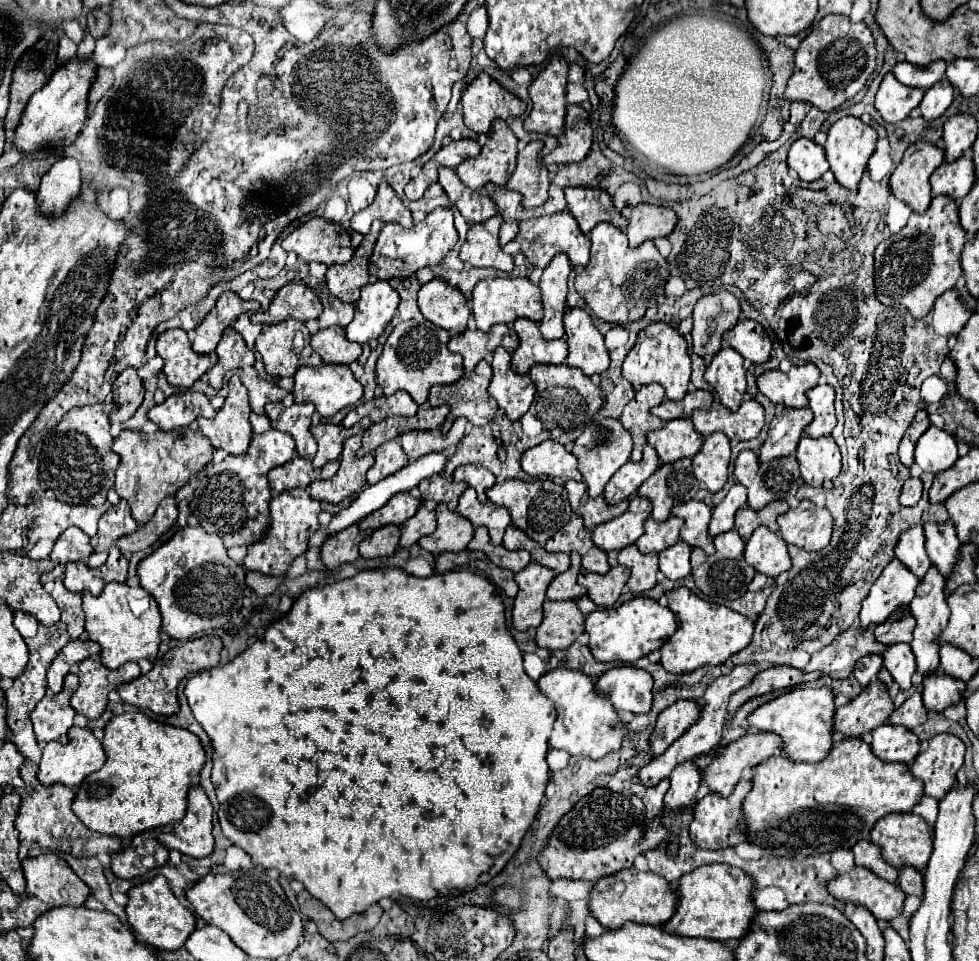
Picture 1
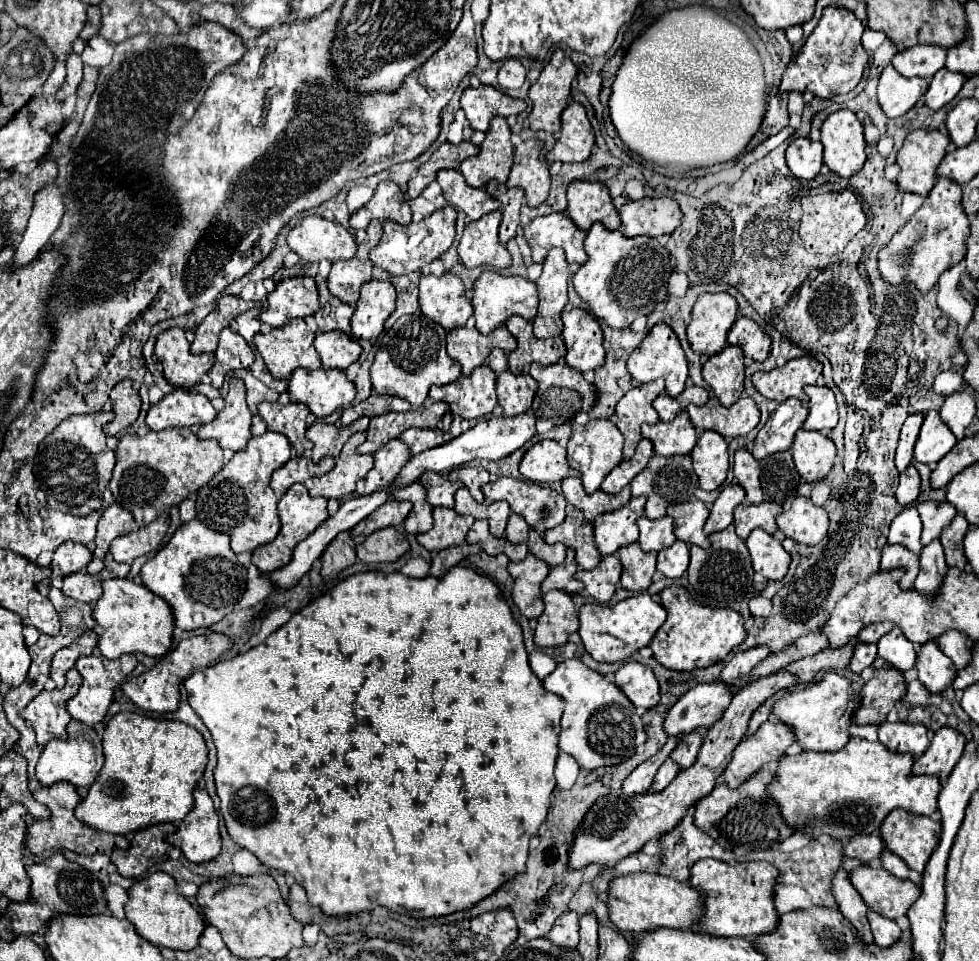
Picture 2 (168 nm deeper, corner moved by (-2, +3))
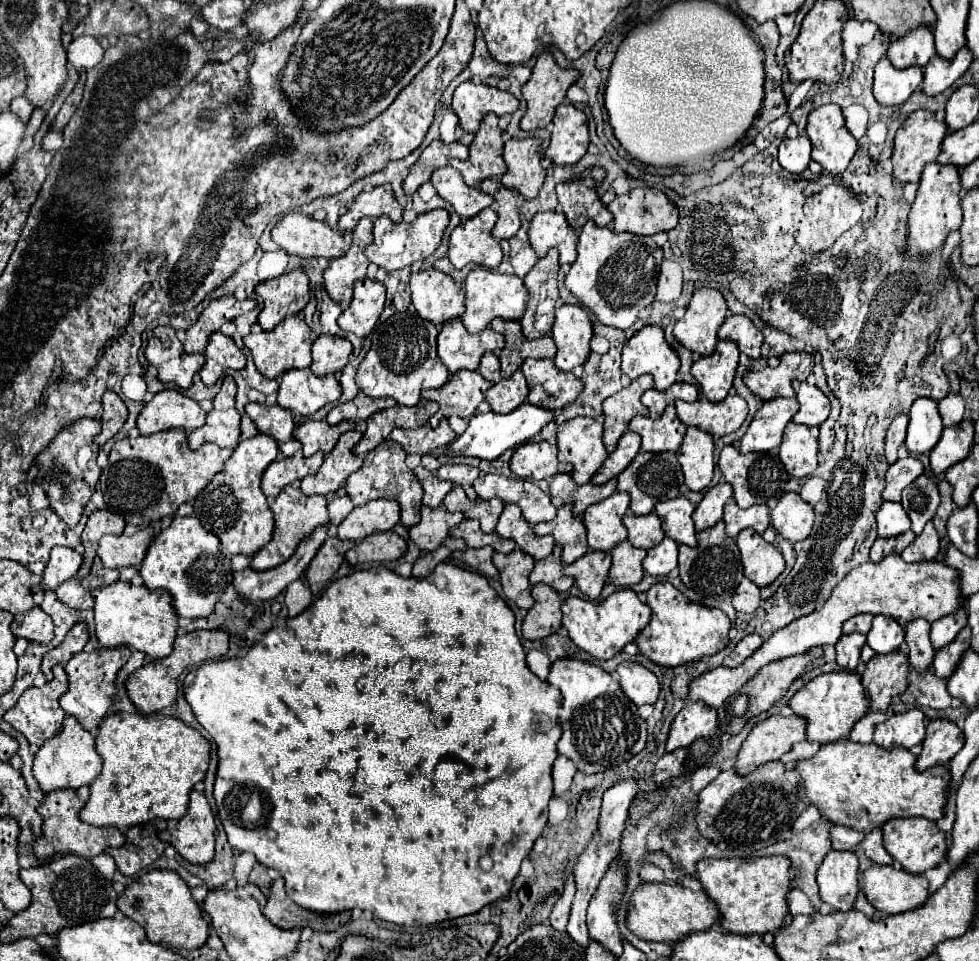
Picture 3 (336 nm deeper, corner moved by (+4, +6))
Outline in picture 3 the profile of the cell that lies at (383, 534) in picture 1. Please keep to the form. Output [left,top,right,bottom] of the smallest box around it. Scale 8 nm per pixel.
[345,532,407,564]

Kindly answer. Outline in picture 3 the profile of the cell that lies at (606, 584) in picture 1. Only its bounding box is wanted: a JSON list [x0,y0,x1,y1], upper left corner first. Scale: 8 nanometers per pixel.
[563,550,611,598]

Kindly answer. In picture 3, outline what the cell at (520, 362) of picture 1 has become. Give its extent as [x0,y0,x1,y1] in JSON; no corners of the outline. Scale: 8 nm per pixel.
[491,318,557,378]

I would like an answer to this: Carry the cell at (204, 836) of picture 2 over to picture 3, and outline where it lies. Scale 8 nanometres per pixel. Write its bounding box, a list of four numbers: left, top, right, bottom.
[158,790,215,864]

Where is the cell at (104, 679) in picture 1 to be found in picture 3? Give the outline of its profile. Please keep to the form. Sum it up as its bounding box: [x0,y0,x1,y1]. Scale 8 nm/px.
[61,648,131,730]

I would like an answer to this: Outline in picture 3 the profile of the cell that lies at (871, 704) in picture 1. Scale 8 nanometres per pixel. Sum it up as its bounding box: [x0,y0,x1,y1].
[861,650,909,712]

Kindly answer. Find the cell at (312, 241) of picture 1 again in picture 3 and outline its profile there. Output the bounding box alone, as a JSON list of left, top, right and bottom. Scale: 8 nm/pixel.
[273,212,347,258]

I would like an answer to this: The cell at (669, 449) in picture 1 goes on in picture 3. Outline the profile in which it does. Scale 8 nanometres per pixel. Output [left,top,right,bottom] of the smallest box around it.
[629,406,687,452]

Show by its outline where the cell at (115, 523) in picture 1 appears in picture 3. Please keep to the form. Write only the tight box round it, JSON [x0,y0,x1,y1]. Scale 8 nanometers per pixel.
[77,510,125,580]

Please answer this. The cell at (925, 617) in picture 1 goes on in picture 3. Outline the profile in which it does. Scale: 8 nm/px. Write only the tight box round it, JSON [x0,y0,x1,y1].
[901,522,941,562]

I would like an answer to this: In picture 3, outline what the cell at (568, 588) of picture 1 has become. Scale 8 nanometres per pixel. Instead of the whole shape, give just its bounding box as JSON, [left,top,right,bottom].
[529,544,563,584]

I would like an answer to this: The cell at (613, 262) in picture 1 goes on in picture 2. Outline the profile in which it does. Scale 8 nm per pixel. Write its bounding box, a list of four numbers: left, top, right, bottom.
[573,221,673,329]

